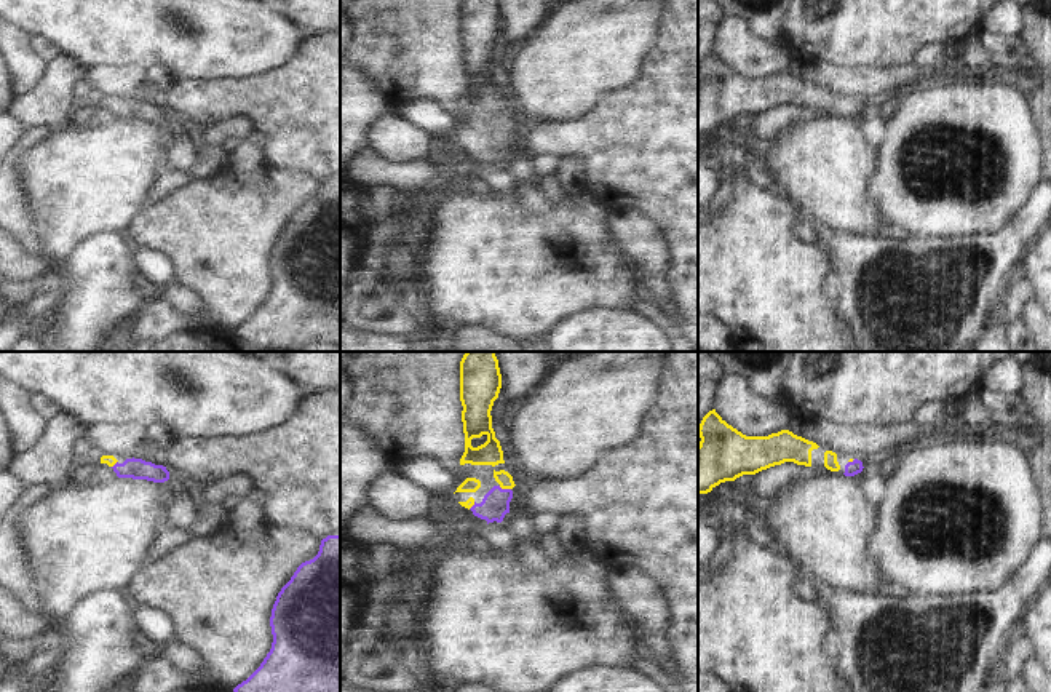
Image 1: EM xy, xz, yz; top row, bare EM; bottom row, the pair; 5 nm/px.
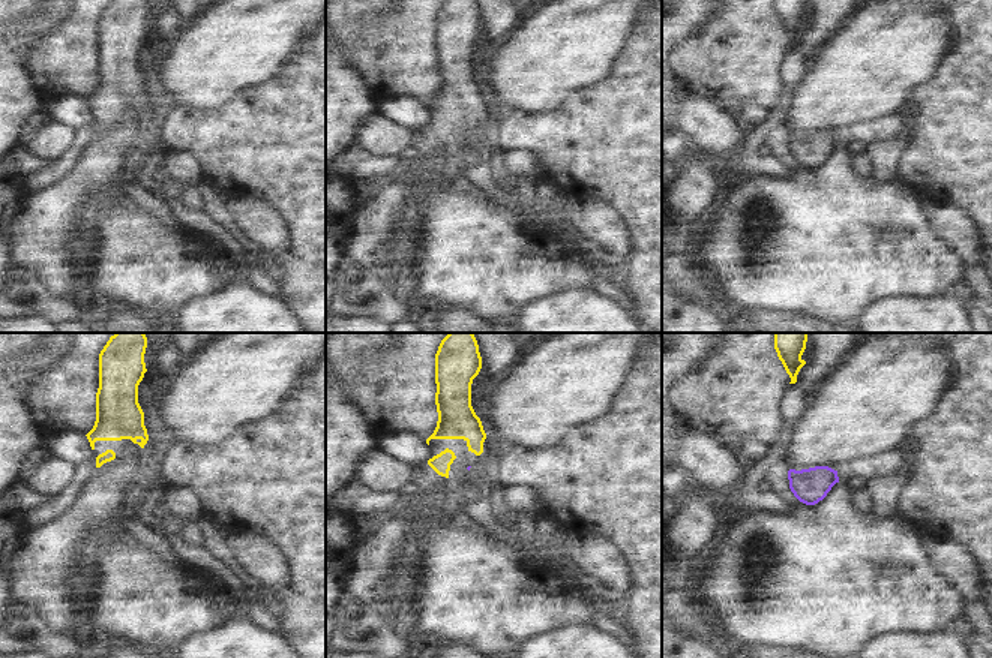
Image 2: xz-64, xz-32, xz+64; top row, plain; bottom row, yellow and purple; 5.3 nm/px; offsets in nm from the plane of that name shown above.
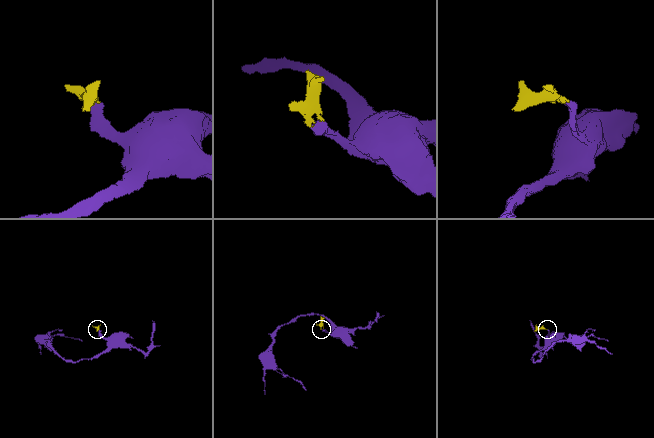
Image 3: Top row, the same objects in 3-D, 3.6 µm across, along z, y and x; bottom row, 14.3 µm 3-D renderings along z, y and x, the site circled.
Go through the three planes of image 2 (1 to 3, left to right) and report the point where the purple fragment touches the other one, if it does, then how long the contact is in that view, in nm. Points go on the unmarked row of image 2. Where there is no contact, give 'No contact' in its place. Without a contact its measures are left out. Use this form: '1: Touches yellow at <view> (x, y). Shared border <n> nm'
1: No contact
2: No contact
3: No contact

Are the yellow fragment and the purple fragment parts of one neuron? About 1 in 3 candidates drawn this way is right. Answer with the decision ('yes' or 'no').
yes

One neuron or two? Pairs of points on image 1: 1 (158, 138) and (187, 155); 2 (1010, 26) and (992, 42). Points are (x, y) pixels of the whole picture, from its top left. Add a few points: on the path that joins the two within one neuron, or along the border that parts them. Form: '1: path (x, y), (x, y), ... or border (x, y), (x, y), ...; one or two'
1: border (184, 133), (173, 141), (165, 155), (165, 167); two
2: border (984, 29), (999, 35), (1019, 37); two

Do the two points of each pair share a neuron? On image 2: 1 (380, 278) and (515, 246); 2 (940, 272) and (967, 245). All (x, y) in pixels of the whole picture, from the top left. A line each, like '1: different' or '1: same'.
1: different
2: different

